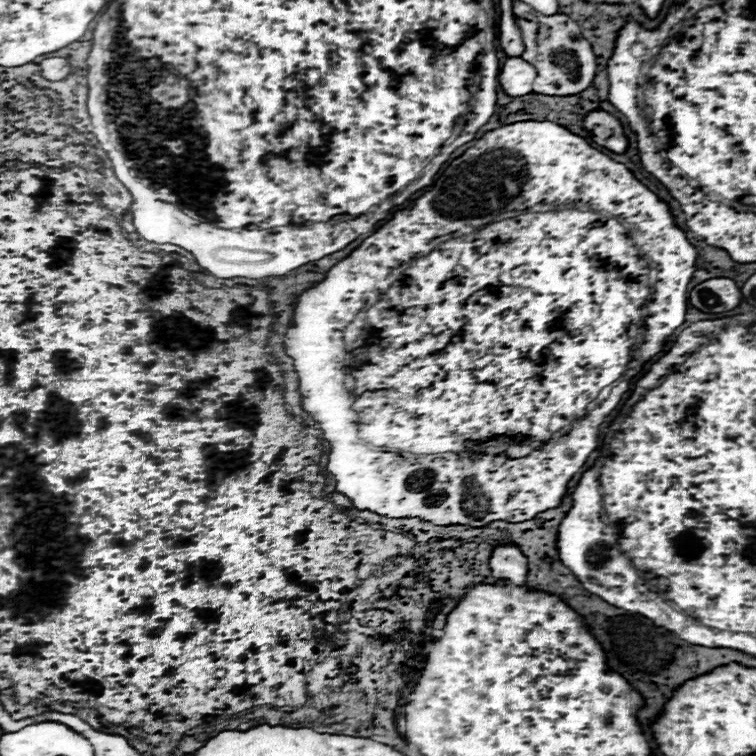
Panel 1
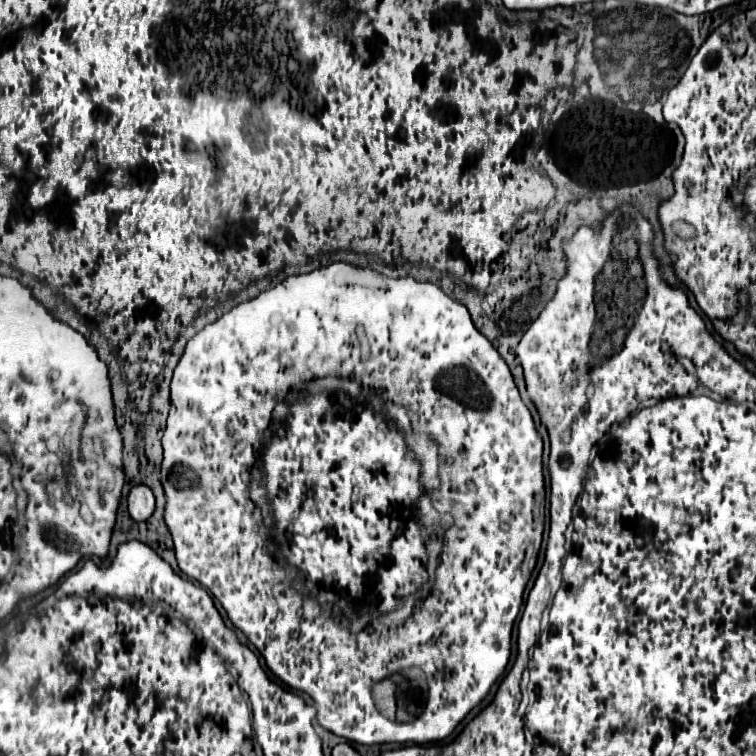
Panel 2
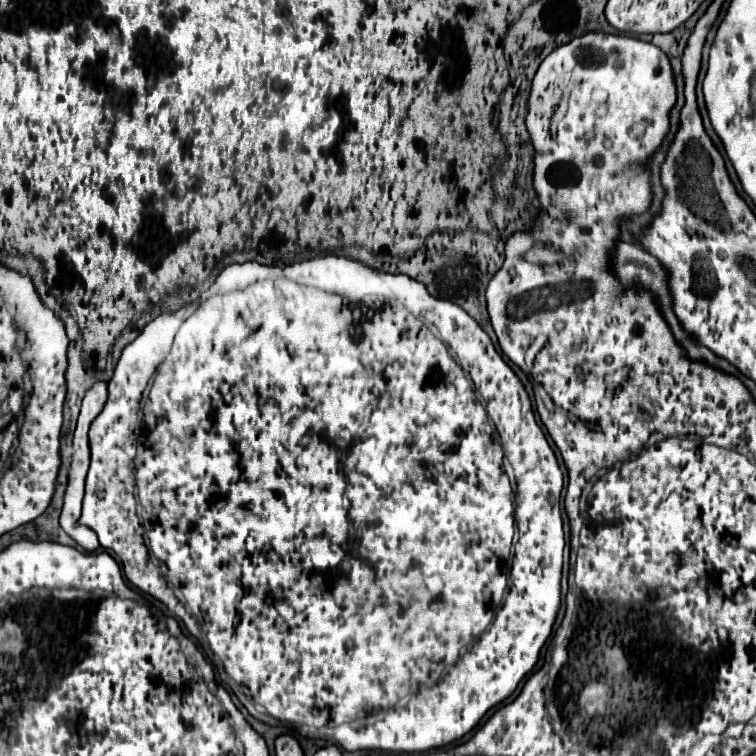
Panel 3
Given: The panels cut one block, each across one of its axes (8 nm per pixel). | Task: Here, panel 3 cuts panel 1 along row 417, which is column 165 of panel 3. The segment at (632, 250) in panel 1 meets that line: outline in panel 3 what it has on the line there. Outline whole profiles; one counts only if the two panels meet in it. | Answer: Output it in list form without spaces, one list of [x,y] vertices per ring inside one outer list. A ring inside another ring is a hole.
[[[318,256],[318,258],[310,258],[310,260],[304,260],[304,262],[298,262],[298,264],[292,264],[292,266],[284,266],[284,268],[276,268],[276,266],[260,266],[260,264],[256,264],[256,262],[246,262],[246,264],[232,264],[232,266],[226,266],[226,268],[224,268],[224,270],[222,270],[222,272],[220,272],[220,274],[218,274],[218,278],[216,278],[216,280],[214,280],[214,284],[212,284],[212,286],[210,286],[210,288],[208,288],[208,290],[206,290],[206,292],[204,292],[204,294],[202,294],[202,296],[200,296],[200,300],[204,300],[204,302],[200,302],[200,304],[198,304],[198,302],[186,302],[186,304],[182,304],[182,306],[180,306],[180,308],[178,308],[178,310],[174,310],[174,312],[164,312],[164,314],[160,314],[160,316],[158,316],[158,318],[156,318],[156,320],[152,320],[152,322],[150,322],[150,324],[148,324],[148,326],[146,326],[146,328],[144,328],[144,330],[142,330],[142,332],[140,332],[140,334],[138,334],[138,338],[136,338],[136,340],[134,340],[134,342],[130,342],[130,344],[128,344],[128,346],[126,346],[126,348],[124,348],[124,352],[122,352],[122,356],[120,356],[120,362],[118,362],[118,364],[116,364],[116,370],[114,370],[114,376],[112,376],[112,380],[110,380],[110,382],[108,382],[108,392],[110,392],[110,394],[108,394],[108,400],[106,400],[106,404],[104,404],[104,408],[102,408],[102,412],[100,412],[100,414],[98,414],[98,416],[96,416],[96,420],[94,420],[94,422],[92,422],[92,426],[90,426],[90,450],[92,450],[92,462],[90,462],[90,470],[88,470],[88,478],[86,478],[86,494],[84,494],[84,502],[82,502],[82,514],[81,514],[81,517],[80,517],[80,520],[79,520],[79,521],[78,521],[78,523],[79,523],[79,524],[82,524],[82,525],[84,525],[84,526],[88,526],[88,528],[92,528],[92,530],[94,530],[94,532],[96,532],[96,536],[98,536],[98,540],[100,540],[100,546],[102,546],[102,548],[106,548],[106,550],[114,550],[114,552],[116,552],[116,556],[118,556],[118,558],[120,558],[120,562],[122,562],[122,568],[124,568],[124,574],[126,574],[126,578],[128,578],[128,582],[130,582],[130,584],[134,584],[134,586],[136,586],[136,588],[140,588],[140,590],[142,590],[142,592],[146,592],[146,594],[150,594],[150,596],[154,596],[154,598],[156,598],[156,600],[160,600],[160,602],[162,602],[162,604],[166,604],[166,606],[168,606],[168,610],[170,610],[170,612],[172,612],[172,614],[174,614],[174,616],[178,616],[178,618],[180,618],[180,619],[181,619],[181,620],[182,620],[182,622],[184,622],[184,625],[185,625],[185,627],[186,627],[186,630],[187,630],[187,631],[188,631],[188,633],[189,633],[189,634],[190,634],[190,635],[191,635],[191,636],[192,636],[192,637],[194,637],[194,638],[195,638],[195,640],[196,640],[196,641],[197,641],[197,642],[198,642],[198,644],[199,644],[199,645],[200,645],[200,644],[201,644],[201,646],[200,646],[200,648],[201,648],[201,649],[202,649],[202,650],[203,650],[203,652],[204,652],[204,654],[205,654],[205,656],[206,656],[206,658],[207,658],[207,660],[208,660],[208,661],[209,661],[209,662],[210,662],[210,664],[213,664],[213,667],[214,667],[214,669],[215,669],[215,671],[216,671],[216,673],[217,673],[217,676],[218,676],[218,673],[219,673],[219,679],[220,679],[220,681],[221,681],[221,682],[222,682],[222,683],[223,683],[223,682],[224,682],[224,684],[225,684],[225,685],[226,685],[226,686],[227,686],[227,687],[228,687],[228,688],[231,688],[231,691],[232,691],[232,693],[233,693],[233,694],[234,694],[234,695],[235,695],[235,696],[237,696],[237,698],[238,698],[238,700],[239,700],[239,701],[240,701],[240,702],[241,702],[241,703],[242,703],[242,705],[243,705],[243,706],[244,706],[244,707],[245,707],[245,708],[248,708],[248,712],[250,712],[250,714],[252,714],[252,716],[254,716],[254,718],[258,718],[258,720],[260,720],[260,708],[262,708],[262,710],[264,710],[264,712],[266,712],[266,714],[268,714],[268,716],[270,716],[270,718],[272,718],[272,720],[278,720],[278,722],[280,722],[280,723],[281,723],[281,724],[288,724],[288,725],[292,725],[292,724],[308,724],[308,726],[328,726],[328,732],[330,732],[330,734],[328,734],[328,736],[330,736],[330,738],[332,738],[332,740],[334,740],[334,742],[336,742],[336,744],[340,744],[340,746],[342,746],[342,748],[344,748],[344,750],[388,750],[388,752],[426,752],[426,750],[432,750],[432,748],[440,748],[440,746],[446,746],[446,744],[452,744],[452,742],[454,742],[454,740],[460,740],[460,738],[462,738],[462,736],[464,736],[464,734],[468,734],[468,732],[470,732],[470,730],[472,730],[472,728],[474,728],[474,726],[476,726],[476,724],[478,724],[478,722],[480,722],[480,718],[482,718],[482,716],[484,716],[484,714],[486,714],[486,712],[488,712],[488,710],[490,710],[490,708],[494,708],[494,706],[496,706],[496,704],[500,704],[500,702],[504,702],[504,700],[506,700],[506,698],[508,698],[508,696],[512,696],[512,694],[514,694],[514,690],[516,690],[516,688],[518,688],[518,684],[520,684],[520,680],[522,680],[522,678],[524,678],[524,676],[526,676],[526,674],[528,674],[528,672],[530,672],[530,670],[532,670],[532,668],[534,668],[534,666],[536,666],[536,662],[538,662],[538,658],[540,658],[540,650],[542,650],[542,646],[544,646],[544,642],[546,642],[546,638],[548,638],[548,636],[550,636],[550,632],[552,632],[552,626],[554,626],[554,620],[556,620],[556,614],[558,614],[558,608],[560,608],[560,570],[562,570],[562,552],[564,552],[564,530],[562,530],[562,518],[560,518],[560,508],[558,508],[558,504],[560,504],[560,492],[562,492],[562,470],[560,470],[560,466],[558,466],[558,460],[556,460],[556,454],[554,454],[554,452],[552,452],[552,448],[550,448],[550,444],[548,444],[548,442],[546,442],[546,436],[544,436],[544,432],[542,432],[542,430],[540,430],[540,426],[538,426],[538,424],[536,424],[536,418],[534,418],[534,412],[532,412],[532,404],[530,404],[530,398],[528,398],[528,394],[526,394],[526,390],[524,390],[524,386],[522,386],[522,382],[520,382],[520,380],[518,380],[518,376],[516,376],[516,374],[514,374],[514,372],[512,372],[512,368],[510,368],[510,366],[508,366],[508,364],[506,364],[506,362],[504,362],[504,360],[502,360],[502,356],[500,356],[500,354],[498,354],[498,352],[496,352],[496,348],[494,348],[494,342],[492,342],[492,340],[490,340],[490,336],[488,336],[488,334],[486,334],[486,332],[484,332],[484,330],[482,330],[482,328],[480,328],[480,326],[478,326],[478,322],[476,322],[476,320],[474,320],[474,318],[472,318],[472,316],[468,316],[468,314],[466,314],[466,312],[464,312],[464,310],[462,310],[462,308],[460,308],[460,306],[458,306],[458,304],[454,304],[454,302],[452,302],[452,300],[440,300],[440,298],[434,298],[434,296],[430,296],[430,294],[428,294],[428,290],[426,290],[426,286],[424,286],[424,284],[420,284],[420,282],[416,282],[416,280],[412,280],[412,278],[408,278],[408,276],[404,276],[404,274],[388,274],[388,272],[378,272],[378,270],[374,270],[374,268],[368,268],[368,266],[366,266],[366,264],[362,264],[362,262],[358,262],[358,260],[350,260],[350,258],[342,258],[342,256]],[[280,278],[286,278],[286,280],[294,280],[294,282],[300,282],[300,284],[304,284],[304,286],[310,286],[310,288],[316,288],[316,290],[322,290],[322,292],[334,292],[334,294],[342,294],[342,296],[348,296],[348,298],[360,298],[360,300],[362,300],[362,298],[364,298],[364,296],[372,296],[372,294],[376,294],[376,296],[394,296],[394,300],[400,300],[400,304],[406,304],[406,308],[410,308],[410,312],[412,312],[412,314],[414,314],[414,316],[422,316],[422,322],[424,322],[424,324],[426,324],[426,326],[428,326],[428,328],[430,328],[430,324],[432,324],[432,326],[436,326],[436,328],[438,328],[438,332],[440,332],[440,338],[442,338],[442,340],[444,340],[444,342],[446,342],[446,344],[448,344],[448,348],[450,348],[450,350],[448,350],[448,348],[446,348],[446,344],[442,344],[442,340],[438,340],[438,332],[434,332],[434,328],[430,328],[430,334],[428,334],[428,338],[424,338],[424,340],[420,340],[420,342],[412,342],[412,344],[410,344],[410,346],[388,346],[388,348],[384,348],[384,346],[382,346],[382,342],[384,342],[384,340],[382,340],[382,338],[378,338],[378,336],[376,336],[376,338],[374,338],[374,336],[370,336],[370,340],[368,340],[368,336],[364,336],[364,332],[360,332],[360,334],[356,334],[356,338],[352,338],[352,334],[348,334],[348,332],[352,332],[352,330],[336,330],[336,334],[334,334],[334,336],[332,336],[332,344],[314,344],[314,340],[310,340],[310,336],[278,336],[278,332],[262,332],[262,328],[274,328],[274,320],[266,320],[266,316],[262,316],[262,312],[266,312],[266,308],[258,308],[258,304],[262,304],[262,288],[250,288],[250,286],[252,286],[252,284],[256,284],[256,282],[264,282],[264,280],[280,280]],[[208,296],[209,296],[209,298],[208,298]],[[204,298],[208,298],[208,300],[204,300]],[[196,306],[198,306],[198,308],[196,308]],[[194,308],[196,308],[196,310],[194,310]],[[192,310],[194,310],[194,314],[192,314],[192,316],[190,316],[190,312],[192,312]],[[188,316],[190,316],[190,318],[188,318]],[[186,318],[188,318],[188,320],[186,320]],[[182,322],[184,322],[184,324],[182,324]],[[180,324],[182,324],[182,326],[180,326]],[[178,326],[180,326],[180,328],[178,328]],[[176,332],[178,332],[178,334],[176,334]],[[172,340],[174,340],[174,344],[172,344]],[[374,342],[376,342],[376,344],[374,344]],[[170,344],[172,344],[172,346],[170,346]],[[374,346],[376,346],[376,352],[378,352],[378,354],[380,354],[380,352],[382,352],[382,348],[384,348],[384,356],[378,356],[378,354],[374,354]],[[168,350],[170,350],[170,352],[168,352]],[[386,350],[388,350],[388,352],[386,352]],[[166,352],[168,352],[168,354],[166,354]],[[450,352],[454,352],[454,356],[452,356],[452,354],[450,354]],[[162,356],[166,356],[166,358],[164,358],[164,360],[162,360]],[[160,360],[162,360],[162,364],[160,364]],[[456,360],[458,360],[458,362],[456,362]],[[158,364],[160,364],[160,366],[158,366]],[[458,364],[460,364],[460,366],[462,366],[462,368],[458,368]],[[220,368],[222,368],[222,370],[220,370]],[[154,370],[156,370],[156,372],[154,372]],[[218,370],[220,370],[220,372],[218,372]],[[462,370],[466,370],[466,372],[468,372],[468,374],[470,374],[470,378],[472,378],[472,382],[474,382],[474,384],[470,384],[470,380],[468,380],[468,376],[466,376],[466,372],[462,372]],[[152,372],[154,372],[154,380],[152,380],[152,386],[150,386],[150,392],[148,392],[148,398],[146,398],[146,404],[144,404],[144,408],[142,408],[142,420],[144,420],[144,440],[142,440],[142,442],[140,442],[140,446],[138,446],[138,452],[136,452],[136,442],[137,442],[137,438],[138,438],[138,435],[139,435],[139,434],[140,434],[140,429],[137,429],[137,428],[139,428],[139,427],[140,427],[140,426],[141,426],[141,418],[140,418],[140,416],[139,416],[139,414],[138,414],[138,411],[139,411],[139,408],[140,408],[140,400],[141,400],[141,398],[142,398],[142,392],[144,392],[144,388],[146,388],[146,386],[148,386],[148,378],[152,378]],[[382,376],[384,376],[384,382],[382,382]],[[474,386],[476,386],[476,392],[478,392],[478,396],[476,396],[476,392],[474,392]],[[248,392],[250,392],[250,394],[248,394]],[[478,398],[480,398],[480,400],[482,400],[482,402],[484,402],[484,404],[486,404],[486,408],[484,408],[484,406],[482,406],[482,404],[480,404],[480,400],[478,400]],[[394,400],[398,400],[398,404],[394,404]],[[394,408],[398,408],[398,432],[400,432],[400,434],[398,434],[398,436],[394,436]],[[486,412],[488,412],[488,416],[490,416],[490,418],[492,418],[492,420],[494,420],[494,426],[496,426],[496,430],[498,430],[498,434],[500,434],[500,440],[502,440],[502,446],[500,446],[500,442],[498,442],[498,434],[496,434],[496,430],[494,430],[494,428],[492,428],[492,426],[490,426],[490,422],[488,422],[488,416],[486,416]],[[408,432],[410,432],[410,436],[406,436],[406,440],[404,440],[404,438],[400,438],[400,436],[404,436],[404,434],[408,434]],[[398,440],[402,440],[402,442],[400,442],[400,444],[398,444]],[[182,448],[184,448],[184,450],[186,450],[186,468],[184,468],[184,458],[182,458]],[[398,448],[402,448],[402,468],[398,468]],[[502,448],[504,448],[504,454],[502,454]],[[135,454],[136,454],[136,458],[135,458]],[[504,456],[506,456],[506,458],[508,458],[508,462],[510,462],[510,466],[512,466],[512,468],[514,468],[514,472],[516,472],[516,484],[518,484],[518,490],[516,490],[516,504],[518,504],[518,506],[516,506],[516,520],[515,520],[515,508],[514,508],[514,504],[512,504],[512,500],[514,500],[514,492],[512,492],[512,488],[510,488],[510,482],[508,482],[508,476],[506,476],[506,472],[504,472],[504,468],[502,468],[502,458],[504,458]],[[135,468],[136,468],[136,478],[135,478],[135,471],[134,471],[134,469],[135,469]],[[135,480],[136,480],[136,492],[138,492],[138,502],[140,502],[140,506],[142,506],[142,508],[144,508],[144,510],[148,510],[148,514],[146,514],[146,516],[144,516],[144,520],[142,520],[142,526],[140,526],[140,520],[138,520],[138,516],[136,516],[136,498],[134,498],[134,490],[135,490]],[[184,502],[186,502],[186,504],[184,504]],[[516,524],[518,524],[518,532],[520,532],[520,540],[518,540],[518,544],[516,544],[516,546],[514,546],[514,564],[512,564],[512,570],[510,570],[510,590],[508,590],[508,596],[506,596],[506,600],[504,600],[504,606],[502,606],[502,608],[500,608],[500,610],[498,610],[498,614],[496,614],[496,612],[494,612],[494,610],[496,610],[496,608],[498,608],[498,606],[500,606],[500,604],[502,604],[502,590],[506,590],[506,580],[508,580],[508,554],[510,554],[510,549],[511,549],[511,546],[512,546],[512,540],[513,540],[513,537],[514,537],[514,534],[515,534],[515,529],[516,529]],[[142,528],[144,528],[144,532],[146,532],[146,538],[148,538],[148,548],[146,548],[146,546],[144,546],[144,536],[142,536]],[[148,552],[150,552],[150,554],[152,554],[152,556],[154,556],[154,558],[156,558],[156,560],[158,560],[158,566],[156,566],[156,564],[152,564],[152,562],[150,562],[150,560],[148,560]],[[286,556],[290,556],[290,568],[294,568],[294,588],[290,588],[290,592],[294,592],[294,596],[290,596],[290,604],[286,604]],[[384,558],[386,558],[386,560],[384,560]],[[376,566],[378,566],[378,568],[376,568]],[[158,568],[160,568],[160,574],[162,574],[162,576],[164,576],[164,580],[166,580],[166,582],[168,582],[168,586],[166,586],[166,582],[164,582],[164,580],[162,580],[162,576],[160,576],[160,574],[158,574]],[[368,580],[370,580],[370,582],[368,582]],[[366,582],[368,582],[368,584],[366,584]],[[170,586],[172,586],[172,588],[180,588],[180,594],[182,594],[182,596],[184,596],[184,604],[186,604],[186,606],[188,606],[188,608],[190,608],[190,612],[186,612],[186,606],[184,606],[184,604],[178,604],[178,600],[174,600],[174,594],[172,594],[172,588],[170,588]],[[368,586],[370,586],[370,588],[368,588]],[[376,586],[378,586],[378,588],[376,588]],[[494,616],[496,616],[496,618],[494,618]],[[492,620],[494,620],[494,622],[492,622]],[[490,622],[492,622],[492,624],[490,624]],[[486,628],[488,628],[488,630],[486,630]],[[213,630],[214,630],[214,646],[213,646]],[[216,632],[218,632],[218,634],[220,634],[220,638],[216,638]],[[482,632],[484,632],[484,634],[482,634]],[[480,634],[482,634],[482,636],[480,636]],[[478,636],[480,636],[480,638],[478,638]],[[476,638],[478,638],[478,640],[476,640]],[[470,644],[472,644],[472,648],[468,648],[468,652],[466,652],[466,654],[464,654],[464,656],[460,656],[460,650],[462,650],[462,648],[466,648],[466,646],[470,646]],[[211,648],[212,648],[212,650],[211,650]],[[213,650],[214,650],[214,651],[213,651]],[[456,654],[458,654],[458,658],[456,658]],[[442,664],[444,664],[444,666],[442,666]],[[452,664],[454,664],[454,666],[452,666]],[[438,666],[440,666],[440,668],[438,668]],[[448,666],[450,666],[450,668],[448,668]],[[446,668],[448,668],[448,672],[446,672]],[[237,684],[239,684],[239,685],[240,685],[240,690],[239,690],[239,688],[237,688]],[[420,684],[422,684],[422,696],[416,696],[416,692],[418,692],[418,690],[420,690]],[[424,686],[426,686],[426,690],[424,690]],[[408,692],[410,692],[410,700],[408,700]],[[404,700],[406,700],[406,704],[404,704]],[[400,702],[402,702],[402,704],[400,704]],[[326,714],[328,714],[328,716],[326,716]],[[338,724],[340,724],[340,726],[338,726]],[[334,726],[338,726],[338,728],[334,728]]]

